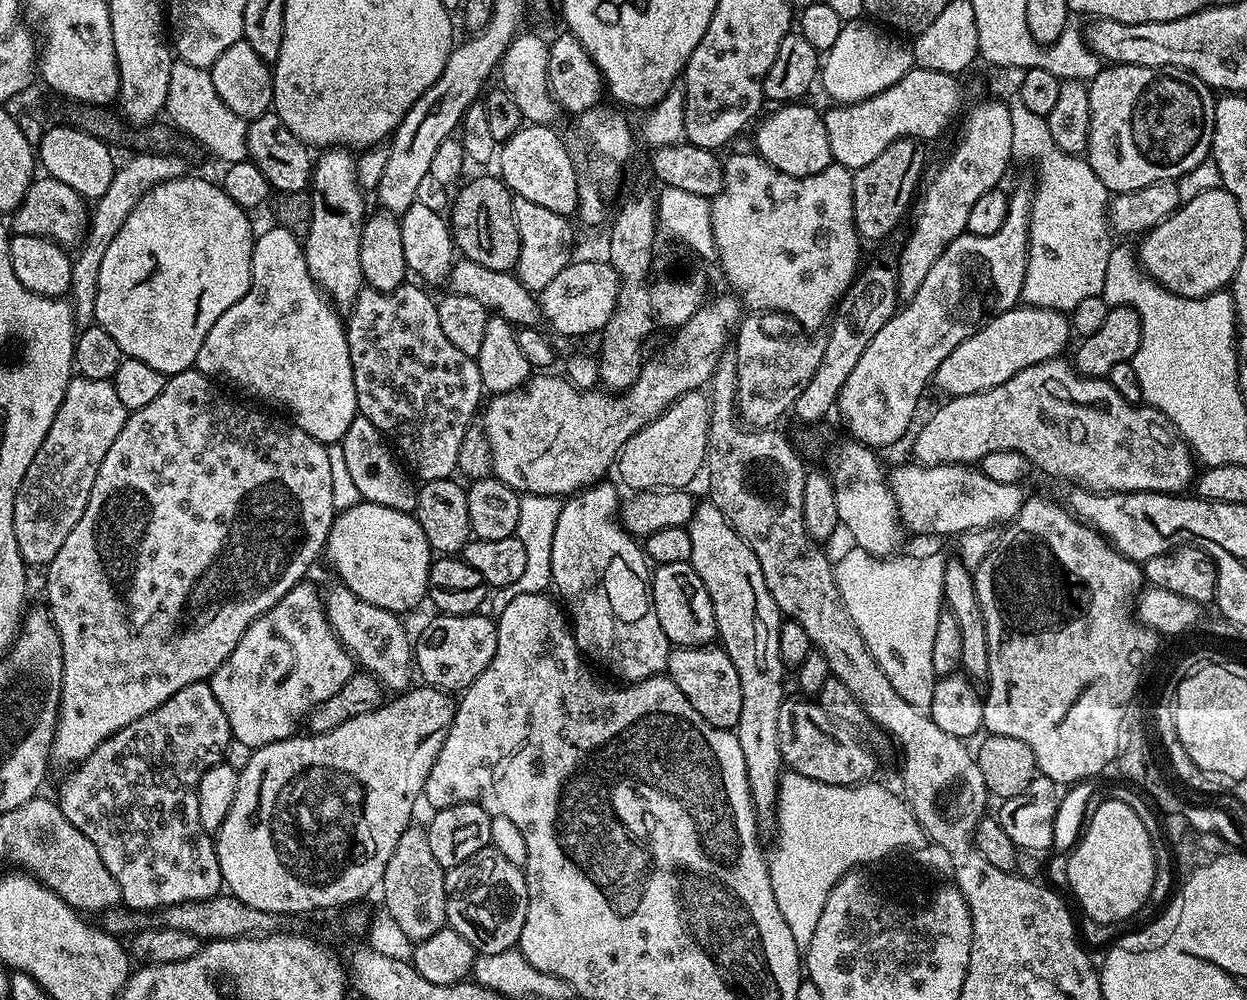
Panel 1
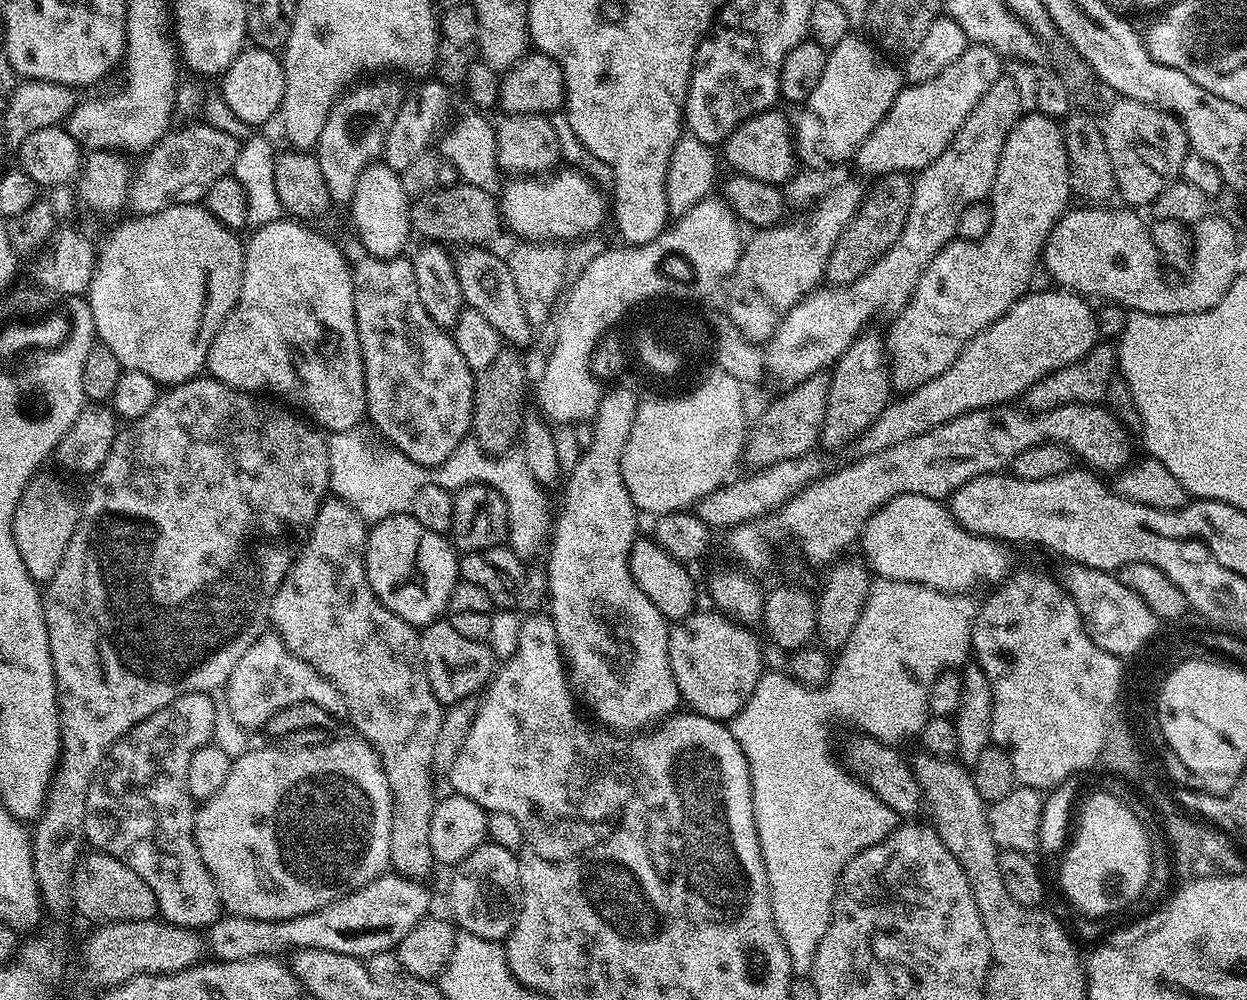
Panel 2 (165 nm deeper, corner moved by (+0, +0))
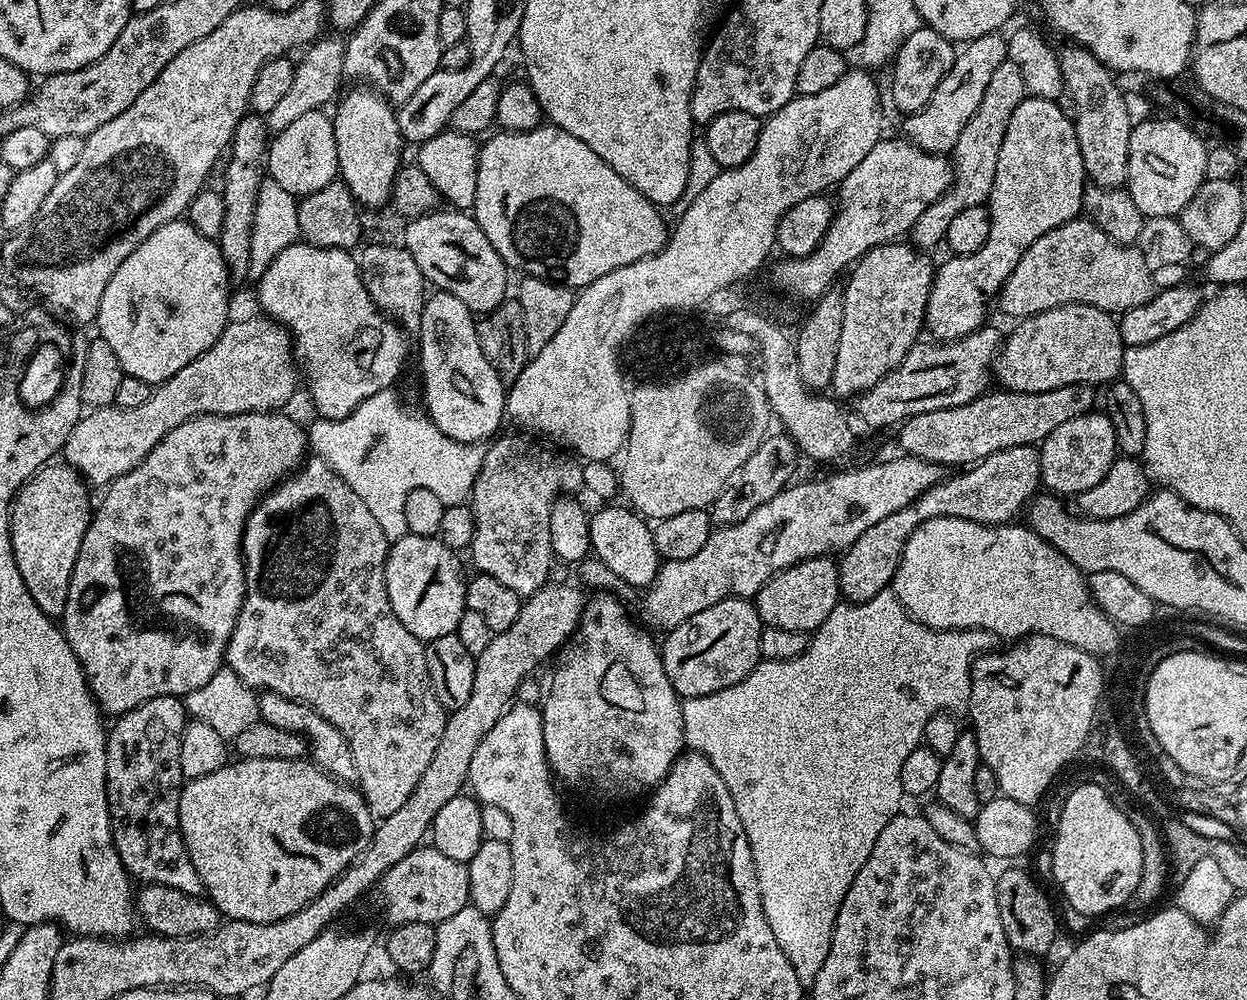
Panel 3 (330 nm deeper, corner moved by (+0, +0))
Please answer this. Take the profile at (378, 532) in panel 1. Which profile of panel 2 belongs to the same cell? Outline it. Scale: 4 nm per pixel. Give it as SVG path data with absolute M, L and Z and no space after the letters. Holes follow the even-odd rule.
M399 512L397 516L391 516L385 520L375 521L368 528L368 541L364 543L364 565L366 566L366 574L370 586L374 590L376 597L382 602L382 606L386 606L398 618L402 618L407 624L413 626L427 626L435 624L447 613L448 603L450 602L450 594L454 590L454 586L460 580L460 561L458 559L458 552L450 543L447 535L435 532L434 530L426 530L426 526L422 526L422 522L418 522L408 512Z

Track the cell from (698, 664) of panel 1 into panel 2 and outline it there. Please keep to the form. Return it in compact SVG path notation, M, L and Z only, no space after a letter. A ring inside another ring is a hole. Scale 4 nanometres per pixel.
M719 610L693 611L685 620L673 623L668 634L668 657L681 701L699 716L731 721L754 694L765 671L760 640L751 627L738 624Z

